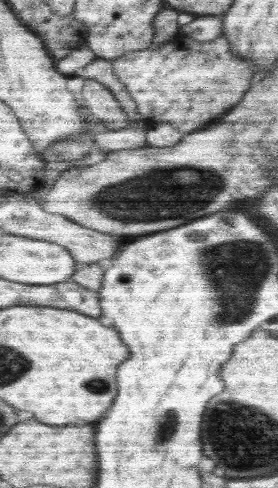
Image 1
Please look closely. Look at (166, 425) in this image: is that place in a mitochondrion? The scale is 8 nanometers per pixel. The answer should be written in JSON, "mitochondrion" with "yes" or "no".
{"mitochondrion":"yes"}

